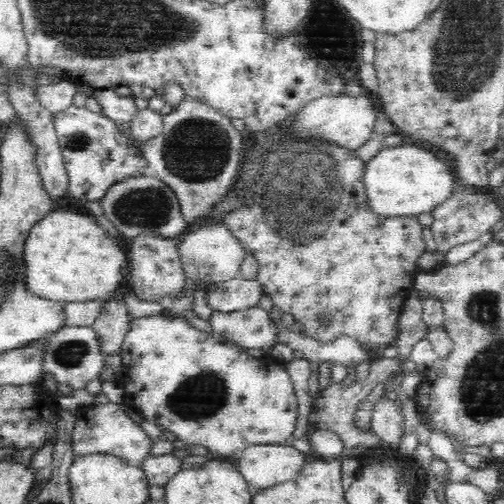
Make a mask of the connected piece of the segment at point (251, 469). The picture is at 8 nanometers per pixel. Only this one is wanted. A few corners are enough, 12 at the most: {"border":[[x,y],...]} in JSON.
{"border":[[290,443],[250,445],[238,468],[252,491],[299,475]]}

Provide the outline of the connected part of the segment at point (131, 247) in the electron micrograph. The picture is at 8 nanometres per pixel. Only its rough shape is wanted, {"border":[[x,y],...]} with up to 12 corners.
{"border":[[180,238],[128,241],[130,280],[158,302],[185,286]]}

